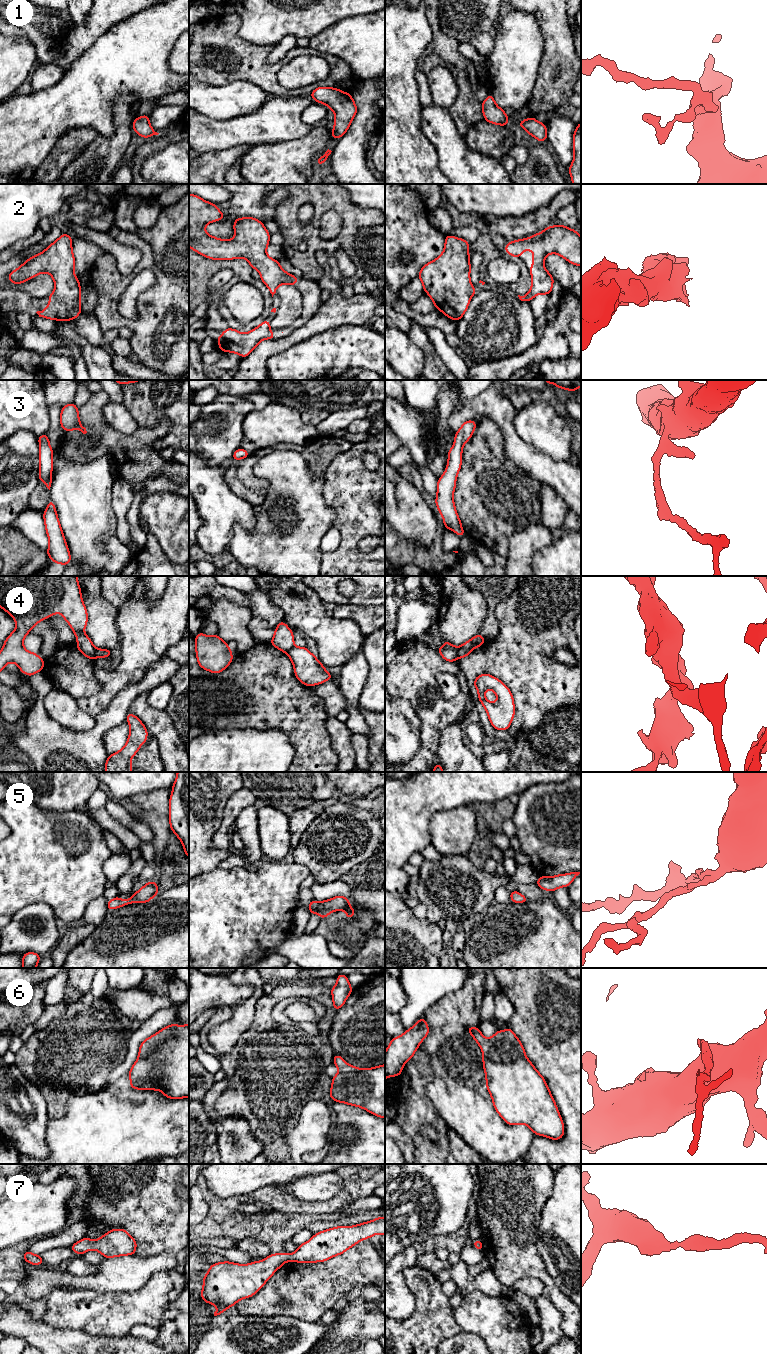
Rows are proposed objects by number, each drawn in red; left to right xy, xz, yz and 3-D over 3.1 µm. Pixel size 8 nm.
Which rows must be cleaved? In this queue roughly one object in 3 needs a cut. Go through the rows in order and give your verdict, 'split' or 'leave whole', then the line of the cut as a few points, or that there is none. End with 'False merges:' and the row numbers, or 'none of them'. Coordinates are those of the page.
1: leave whole | no cut
2: leave whole | no cut
3: leave whole | no cut
4: split | yz (459, 647), (457, 658)
5: leave whole | no cut
6: leave whole | no cut
7: leave whole | no cut
False merges: 4

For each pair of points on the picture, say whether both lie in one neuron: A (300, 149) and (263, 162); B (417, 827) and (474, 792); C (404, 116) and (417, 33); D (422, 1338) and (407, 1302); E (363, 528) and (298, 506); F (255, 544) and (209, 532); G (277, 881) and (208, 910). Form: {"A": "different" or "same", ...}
{"A": "same", "B": "same", "C": "same", "D": "different", "E": "different", "F": "different", "G": "same"}

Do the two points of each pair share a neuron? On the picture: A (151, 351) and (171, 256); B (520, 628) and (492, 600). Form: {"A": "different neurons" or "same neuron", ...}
{"A": "different neurons", "B": "different neurons"}

